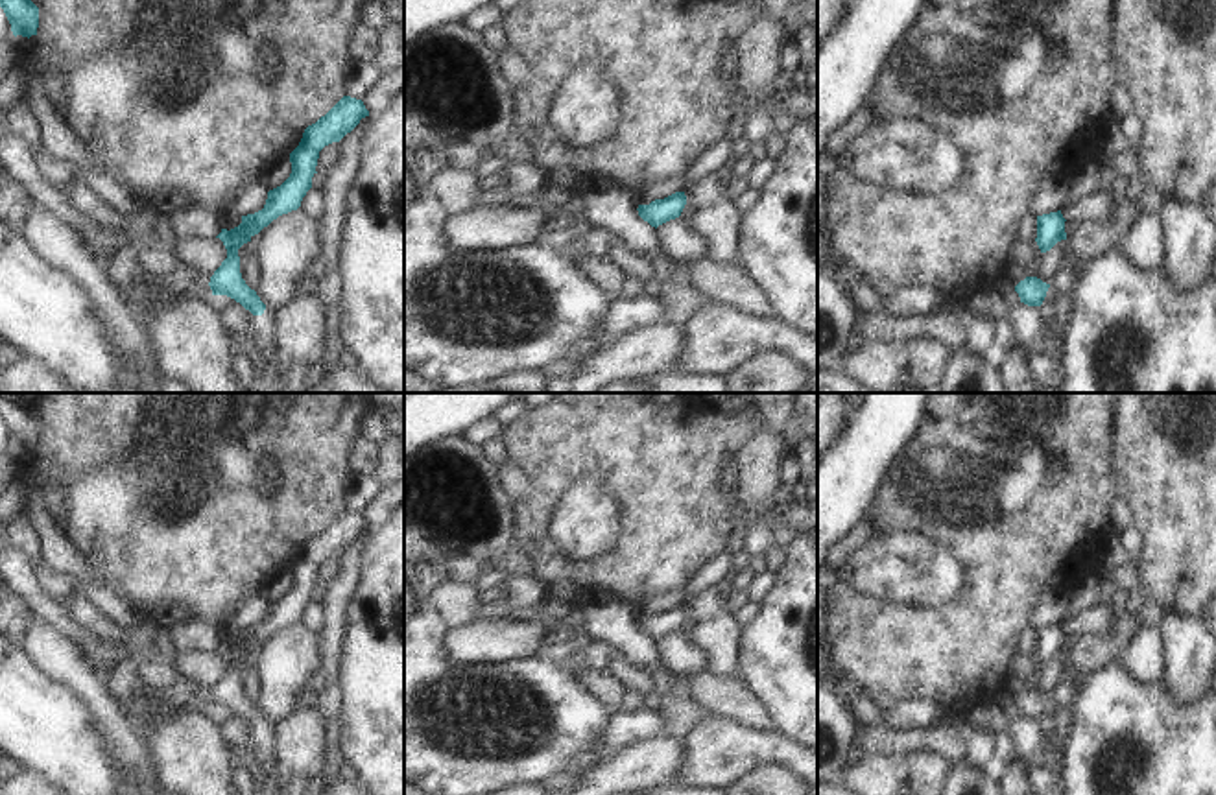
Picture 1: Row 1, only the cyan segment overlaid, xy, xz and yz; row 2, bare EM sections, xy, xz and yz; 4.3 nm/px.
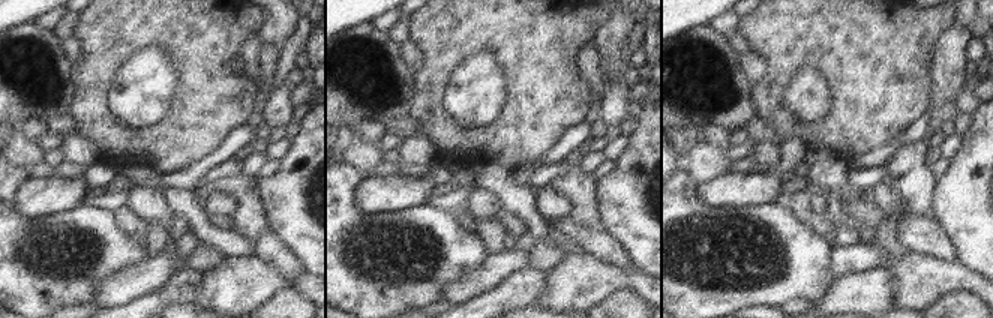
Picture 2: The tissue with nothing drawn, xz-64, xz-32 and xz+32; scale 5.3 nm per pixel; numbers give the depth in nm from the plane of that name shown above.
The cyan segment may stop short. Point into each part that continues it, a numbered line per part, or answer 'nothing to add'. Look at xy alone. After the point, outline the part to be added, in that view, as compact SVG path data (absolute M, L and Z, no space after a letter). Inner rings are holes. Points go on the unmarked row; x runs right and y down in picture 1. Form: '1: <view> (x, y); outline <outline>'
nothing to add

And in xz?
nothing to add

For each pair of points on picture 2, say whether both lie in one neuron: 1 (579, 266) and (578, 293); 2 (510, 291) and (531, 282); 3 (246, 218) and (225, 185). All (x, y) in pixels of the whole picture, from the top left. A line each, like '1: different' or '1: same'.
1: same
2: same
3: same

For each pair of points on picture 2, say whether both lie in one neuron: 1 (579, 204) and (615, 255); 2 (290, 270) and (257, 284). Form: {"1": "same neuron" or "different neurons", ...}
{"1": "different neurons", "2": "different neurons"}

